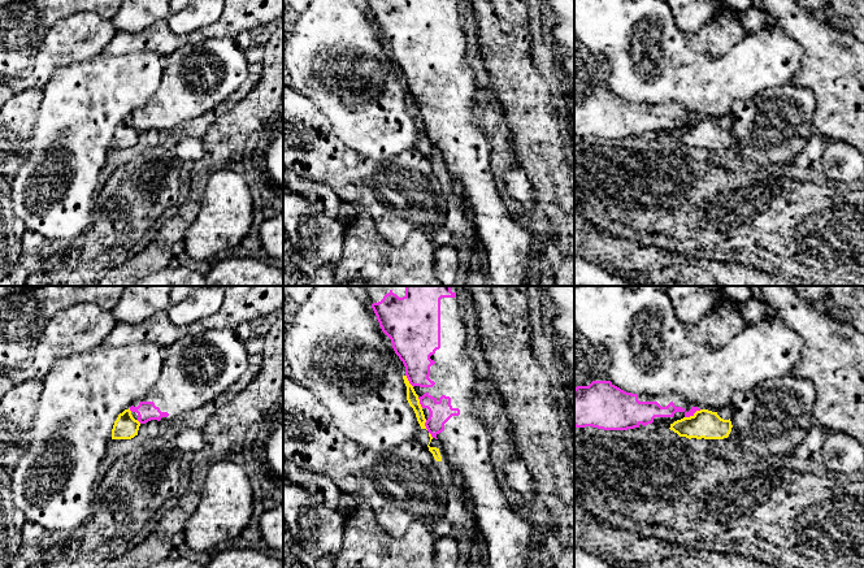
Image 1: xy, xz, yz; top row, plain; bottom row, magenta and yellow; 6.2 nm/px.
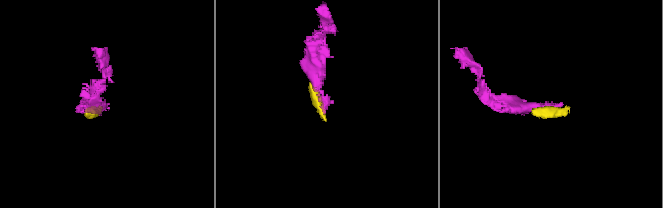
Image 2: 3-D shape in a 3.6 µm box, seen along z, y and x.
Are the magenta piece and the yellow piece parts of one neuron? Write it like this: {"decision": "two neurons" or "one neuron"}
{"decision": "two neurons"}

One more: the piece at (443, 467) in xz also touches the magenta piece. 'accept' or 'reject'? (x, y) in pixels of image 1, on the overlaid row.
reject

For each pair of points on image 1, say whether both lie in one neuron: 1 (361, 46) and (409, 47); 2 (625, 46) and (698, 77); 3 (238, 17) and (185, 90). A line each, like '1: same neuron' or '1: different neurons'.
1: different neurons
2: same neuron
3: different neurons

